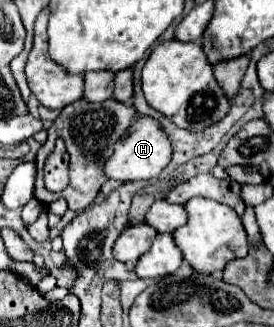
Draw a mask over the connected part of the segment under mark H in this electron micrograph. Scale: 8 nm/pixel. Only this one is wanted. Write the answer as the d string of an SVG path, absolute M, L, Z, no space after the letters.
M137 117L123 139L117 141L117 147L109 161L105 161L105 177L115 181L139 181L139 179L155 179L171 161L171 141L159 127L155 119Z

